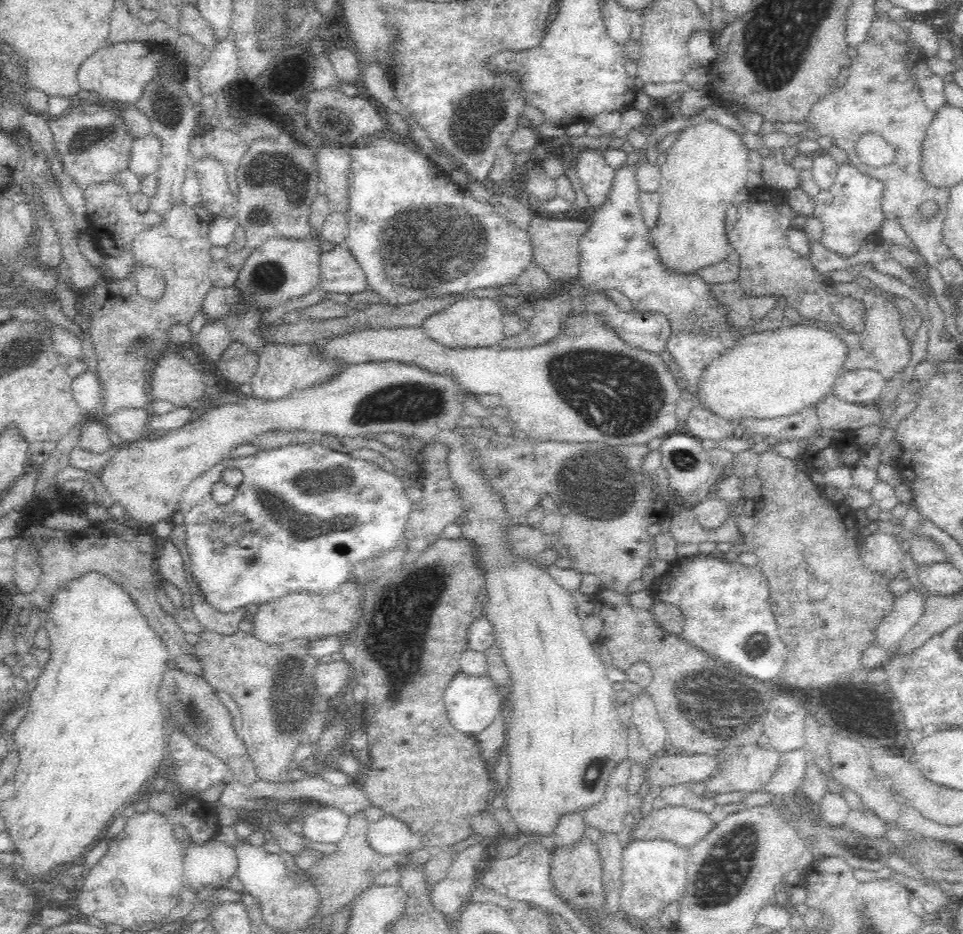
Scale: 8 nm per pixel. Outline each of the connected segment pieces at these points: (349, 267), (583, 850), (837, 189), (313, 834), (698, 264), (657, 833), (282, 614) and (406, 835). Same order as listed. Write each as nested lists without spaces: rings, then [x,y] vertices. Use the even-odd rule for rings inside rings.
[[[343,245],[321,254],[319,271],[317,288],[325,292],[353,295],[367,290],[362,269]]]
[[[588,840],[582,842],[582,846],[574,852],[566,852],[562,854],[562,850],[556,852],[554,860],[552,860],[552,882],[554,882],[554,888],[566,898],[570,900],[572,904],[580,906],[578,910],[582,908],[600,908],[606,904],[605,894],[602,892],[602,884],[600,884],[600,858],[598,858],[598,852],[596,852],[596,846],[592,846]]]
[[[850,163],[838,167],[834,182],[826,190],[820,189],[814,198],[812,217],[820,220],[822,236],[820,242],[840,256],[852,258],[866,244],[880,246],[882,239],[882,224],[887,219],[882,206],[882,183],[863,172],[856,170]]]
[[[327,807],[305,818],[303,837],[310,843],[337,844],[348,830],[348,816],[338,808]]]
[[[700,121],[698,125],[693,125],[683,130],[673,146],[666,150],[667,159],[661,166],[660,188],[657,190],[657,193],[660,194],[660,210],[658,210],[658,218],[655,222],[656,226],[649,229],[647,237],[650,241],[650,247],[654,247],[656,256],[660,256],[660,258],[658,258],[658,264],[660,267],[666,268],[666,270],[664,270],[666,274],[678,275],[678,278],[690,278],[691,276],[698,275],[698,272],[702,272],[704,268],[708,268],[708,266],[713,267],[715,264],[726,260],[728,254],[732,252],[730,244],[728,244],[728,238],[726,238],[726,230],[724,230],[724,218],[726,218],[726,210],[728,210],[728,208],[732,206],[732,202],[734,202],[734,194],[745,186],[744,182],[748,170],[746,156],[748,152],[749,150],[744,146],[744,143],[740,141],[740,137],[738,137],[736,132],[716,122],[710,123],[707,121]]]
[[[666,806],[662,810],[650,812],[640,820],[634,830],[634,838],[642,840],[666,840],[678,844],[680,848],[690,848],[706,838],[710,830],[716,828],[716,820],[702,810],[690,810],[680,806]]]
[[[350,578],[338,590],[331,593],[293,593],[281,598],[270,600],[259,605],[253,620],[254,634],[262,642],[285,643],[286,640],[306,639],[314,640],[320,636],[334,636],[346,634],[354,628],[361,610],[362,594],[359,583]]]
[[[386,816],[368,826],[366,842],[374,852],[392,856],[402,850],[416,850],[414,842],[418,840],[410,836],[410,830],[406,830],[404,824],[398,824],[398,820],[390,820],[390,816]]]

